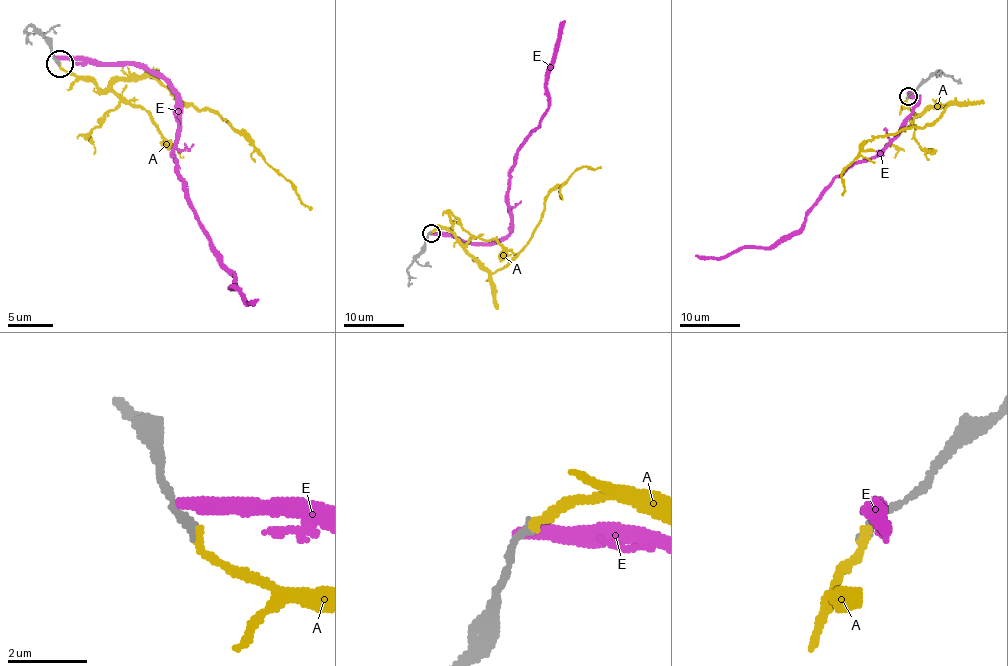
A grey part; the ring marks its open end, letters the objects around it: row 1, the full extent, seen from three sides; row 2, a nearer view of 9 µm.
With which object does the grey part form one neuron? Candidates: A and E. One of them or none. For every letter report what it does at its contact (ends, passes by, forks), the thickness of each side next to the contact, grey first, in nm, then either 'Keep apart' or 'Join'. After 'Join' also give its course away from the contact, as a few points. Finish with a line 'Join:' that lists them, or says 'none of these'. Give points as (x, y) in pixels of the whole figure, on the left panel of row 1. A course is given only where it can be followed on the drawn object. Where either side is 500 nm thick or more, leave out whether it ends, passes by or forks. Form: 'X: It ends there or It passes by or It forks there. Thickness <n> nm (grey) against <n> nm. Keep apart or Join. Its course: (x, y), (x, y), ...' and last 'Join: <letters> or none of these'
A: It ends there. Thickness 200 nm (grey) against 200 nm. Join. Its course: (58, 64), (100, 89), (109, 89), (120, 80), (156, 77), (178, 100), (223, 118), (312, 209)
E: It ends there. Thickness 240 nm (grey) against 360 nm. Keep apart
Join: A

